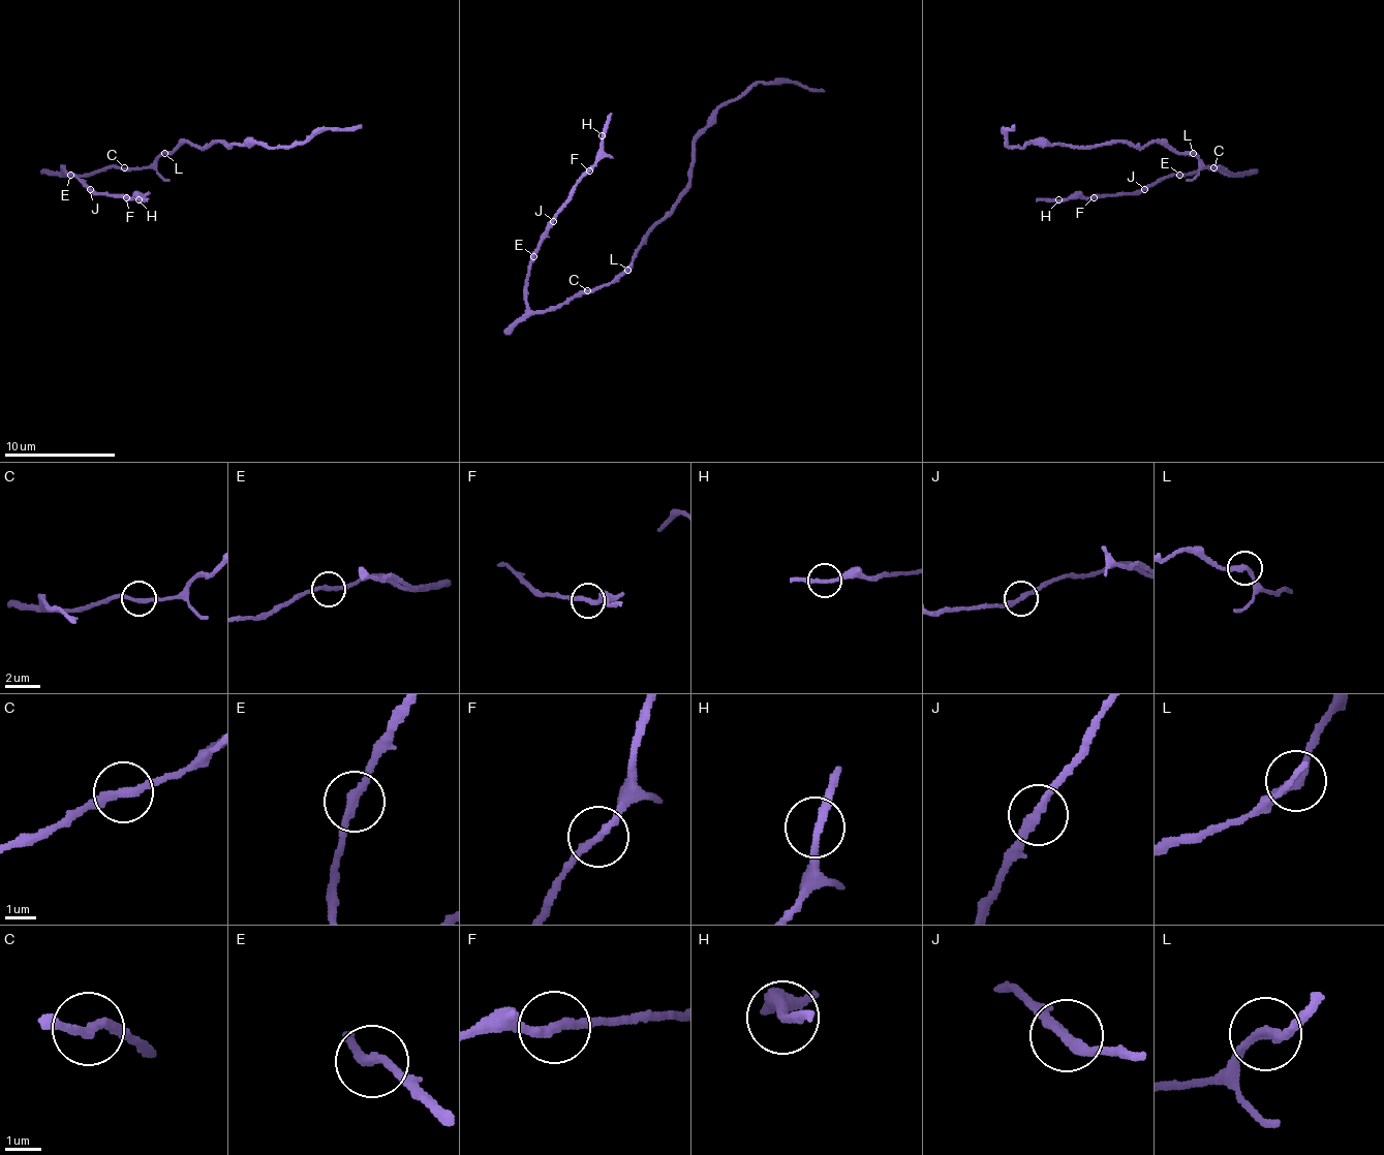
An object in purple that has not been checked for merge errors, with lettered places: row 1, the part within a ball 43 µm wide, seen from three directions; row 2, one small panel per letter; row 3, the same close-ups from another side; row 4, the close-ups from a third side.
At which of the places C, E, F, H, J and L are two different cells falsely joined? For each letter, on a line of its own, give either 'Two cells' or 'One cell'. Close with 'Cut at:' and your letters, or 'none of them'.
C: One cell
E: One cell
F: One cell
H: One cell
J: One cell
L: Two cells
Cut at: L

